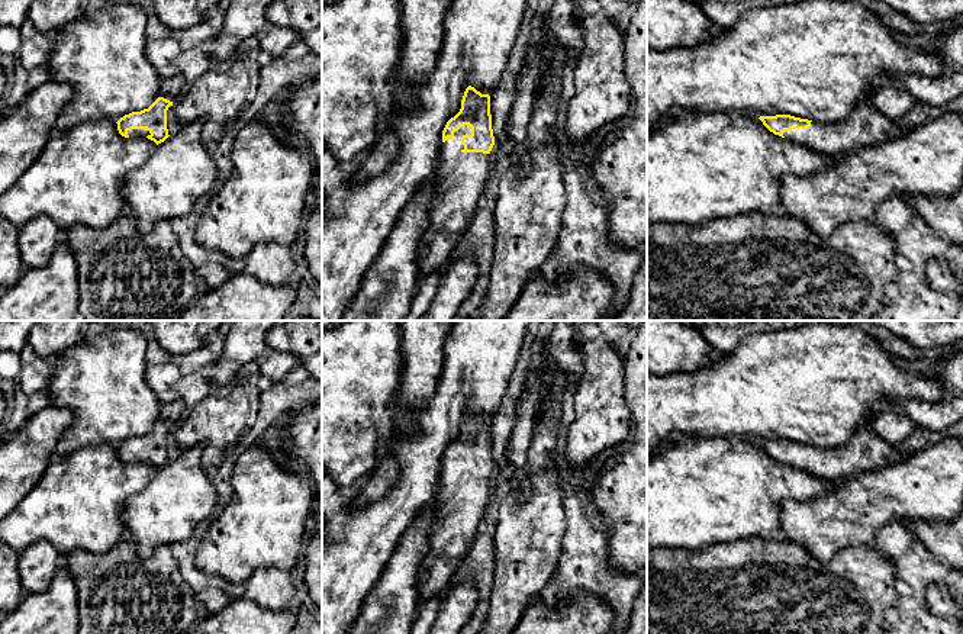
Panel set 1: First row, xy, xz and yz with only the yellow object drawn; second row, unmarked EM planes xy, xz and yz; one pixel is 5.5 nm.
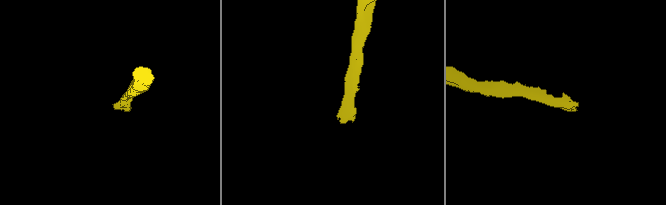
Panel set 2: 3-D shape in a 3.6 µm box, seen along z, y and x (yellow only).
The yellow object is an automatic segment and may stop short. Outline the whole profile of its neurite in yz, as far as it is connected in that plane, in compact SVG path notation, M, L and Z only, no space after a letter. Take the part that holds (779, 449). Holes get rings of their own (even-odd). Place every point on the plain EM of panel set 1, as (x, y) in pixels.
M869 428L859 429L844 445L837 448L812 447L790 440L760 441L759 444L774 460L831 483L906 458L896 445L889 444Z

